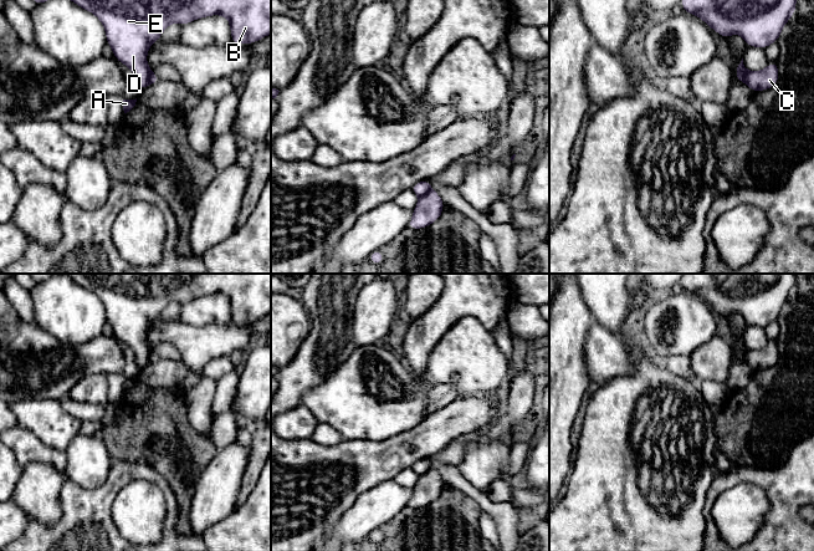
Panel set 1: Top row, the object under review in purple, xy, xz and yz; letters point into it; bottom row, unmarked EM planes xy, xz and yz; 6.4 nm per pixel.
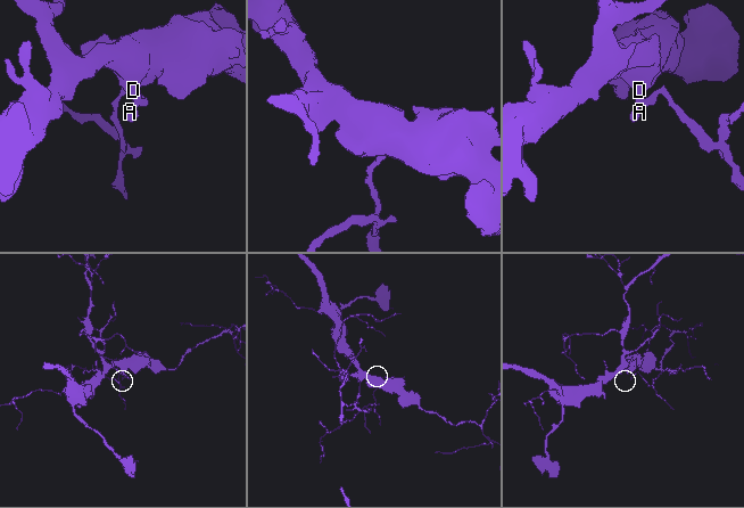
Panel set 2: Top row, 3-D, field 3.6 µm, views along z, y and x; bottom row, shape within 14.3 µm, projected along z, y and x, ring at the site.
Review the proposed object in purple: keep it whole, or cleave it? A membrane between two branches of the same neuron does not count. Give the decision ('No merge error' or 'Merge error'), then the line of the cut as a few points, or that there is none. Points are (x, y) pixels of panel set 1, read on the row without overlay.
Merge error. Split along xz (430, 467), (420, 476)

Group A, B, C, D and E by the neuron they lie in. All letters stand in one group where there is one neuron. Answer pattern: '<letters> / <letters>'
A B D E / C

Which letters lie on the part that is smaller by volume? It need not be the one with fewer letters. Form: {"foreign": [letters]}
{"foreign": ["C"]}

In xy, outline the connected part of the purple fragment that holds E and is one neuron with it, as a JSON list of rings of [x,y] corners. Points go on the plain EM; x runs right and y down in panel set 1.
[[[30,274],[36,284],[55,275],[65,275],[80,286],[94,292],[103,302],[107,322],[118,341],[129,346],[139,368],[149,364],[152,348],[147,342],[150,323],[162,316],[173,301],[179,303],[194,299],[222,294],[230,301],[235,323],[254,322],[271,312],[271,274]]]

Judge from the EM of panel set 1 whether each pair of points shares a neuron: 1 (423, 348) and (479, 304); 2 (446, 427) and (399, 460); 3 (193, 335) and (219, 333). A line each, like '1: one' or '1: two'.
1: one
2: one
3: one

